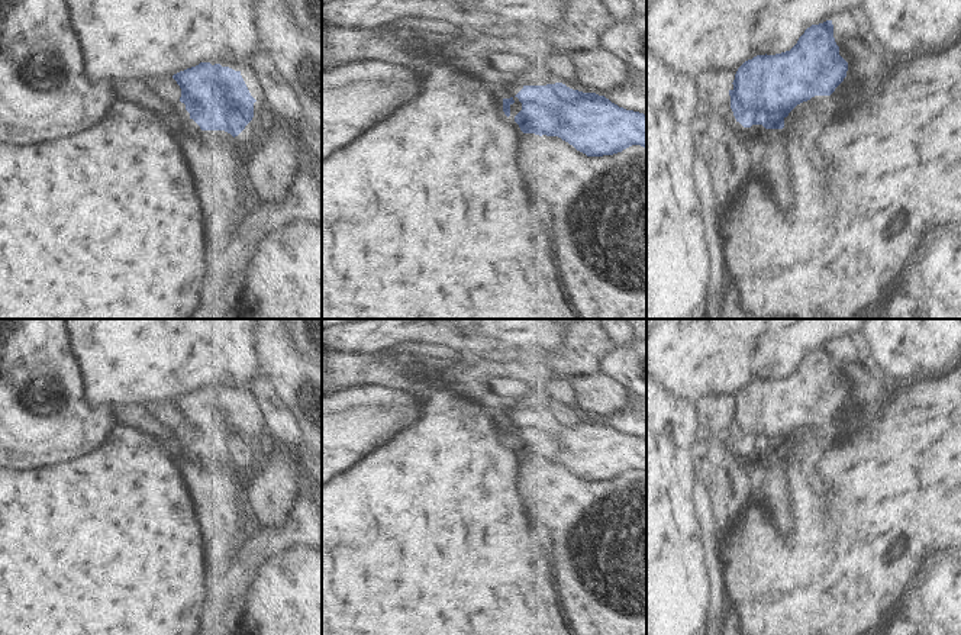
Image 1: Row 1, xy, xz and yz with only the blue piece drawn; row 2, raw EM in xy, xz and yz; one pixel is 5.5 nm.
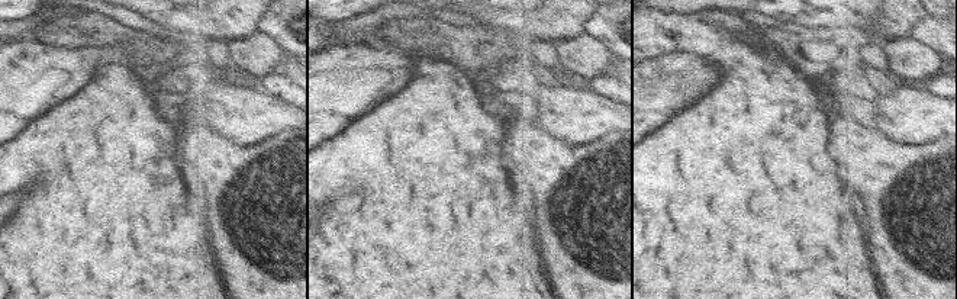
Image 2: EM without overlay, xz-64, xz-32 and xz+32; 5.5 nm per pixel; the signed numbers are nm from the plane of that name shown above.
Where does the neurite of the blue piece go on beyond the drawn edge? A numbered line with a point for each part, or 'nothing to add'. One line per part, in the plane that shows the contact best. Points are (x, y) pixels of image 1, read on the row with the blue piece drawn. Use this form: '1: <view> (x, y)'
nothing to add

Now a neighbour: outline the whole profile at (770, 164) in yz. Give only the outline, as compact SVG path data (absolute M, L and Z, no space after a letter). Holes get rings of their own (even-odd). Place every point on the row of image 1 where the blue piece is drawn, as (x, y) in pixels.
M764 129L762 133L762 141L748 136L744 144L745 152L752 157L748 171L767 186L777 209L787 213L794 204L787 141L773 129Z

